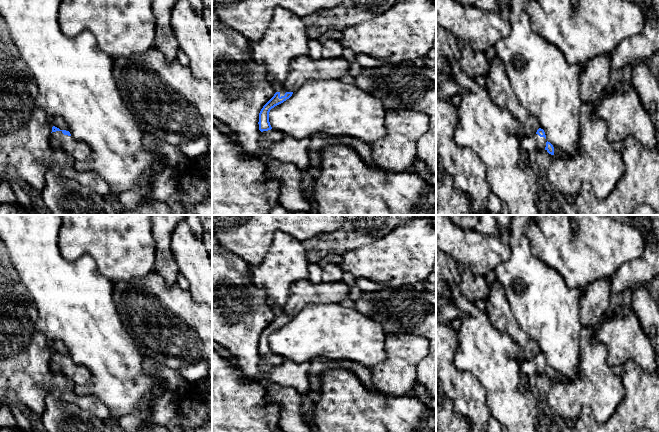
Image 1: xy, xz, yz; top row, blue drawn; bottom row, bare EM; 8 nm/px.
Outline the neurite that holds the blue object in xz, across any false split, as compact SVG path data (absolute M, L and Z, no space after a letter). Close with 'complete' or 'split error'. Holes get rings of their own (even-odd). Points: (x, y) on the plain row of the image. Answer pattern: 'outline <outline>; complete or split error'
outline M281 307L275 308L276 317L274 320L263 330L259 337L259 354L261 355L259 362L259 369L263 372L272 370L279 366L285 360L279 355L275 355L269 346L269 336L275 330L283 327L289 323L293 316L286 316Z; split error

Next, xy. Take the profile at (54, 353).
outline M55 350L52 351L50 369L52 372L66 376L76 385L86 384L90 381L90 373L87 368L75 364L69 355L60 354Z; split error

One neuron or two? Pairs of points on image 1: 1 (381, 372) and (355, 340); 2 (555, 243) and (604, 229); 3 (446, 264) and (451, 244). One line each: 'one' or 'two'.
1: two
2: one
3: two

